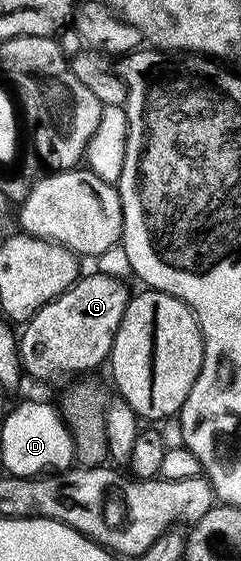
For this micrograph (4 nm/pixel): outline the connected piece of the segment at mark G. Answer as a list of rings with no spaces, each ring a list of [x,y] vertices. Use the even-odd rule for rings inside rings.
[[[101,272],[83,273],[60,296],[53,298],[44,308],[30,317],[21,327],[18,338],[18,356],[27,375],[42,382],[54,382],[57,378],[69,379],[94,372],[98,365],[110,357],[120,320],[132,297],[132,290],[121,277]],[[70,374],[70,375],[69,375]]]

